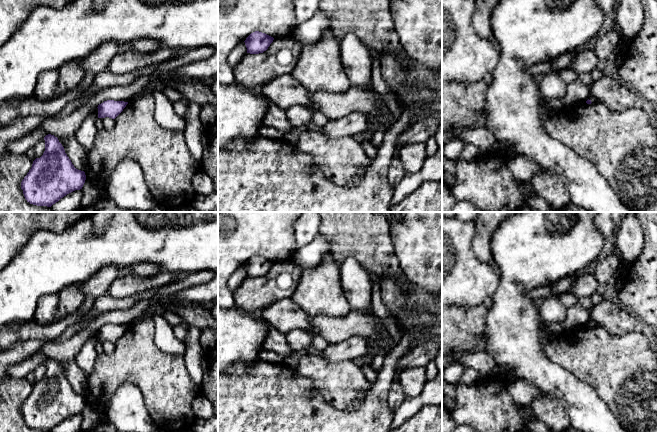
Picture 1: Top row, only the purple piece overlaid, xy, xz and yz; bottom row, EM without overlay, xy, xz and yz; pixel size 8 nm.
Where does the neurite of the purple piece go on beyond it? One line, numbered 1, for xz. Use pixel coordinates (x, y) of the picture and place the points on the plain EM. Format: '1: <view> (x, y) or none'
1: none

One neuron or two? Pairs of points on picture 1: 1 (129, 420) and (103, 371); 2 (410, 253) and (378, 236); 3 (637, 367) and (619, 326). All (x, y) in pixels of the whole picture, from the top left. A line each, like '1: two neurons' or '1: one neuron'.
1: two neurons
2: two neurons
3: two neurons

